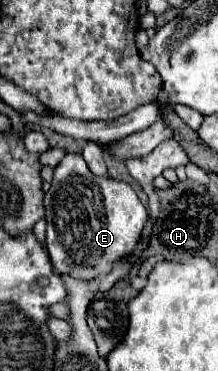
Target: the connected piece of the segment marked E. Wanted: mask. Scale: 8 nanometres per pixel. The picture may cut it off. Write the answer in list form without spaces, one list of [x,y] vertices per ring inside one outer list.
[[[67,153],[55,167],[51,189],[45,193],[45,219],[45,245],[55,271],[89,281],[109,273],[113,263],[133,253],[147,221],[147,209],[127,183],[93,177],[79,153]]]

